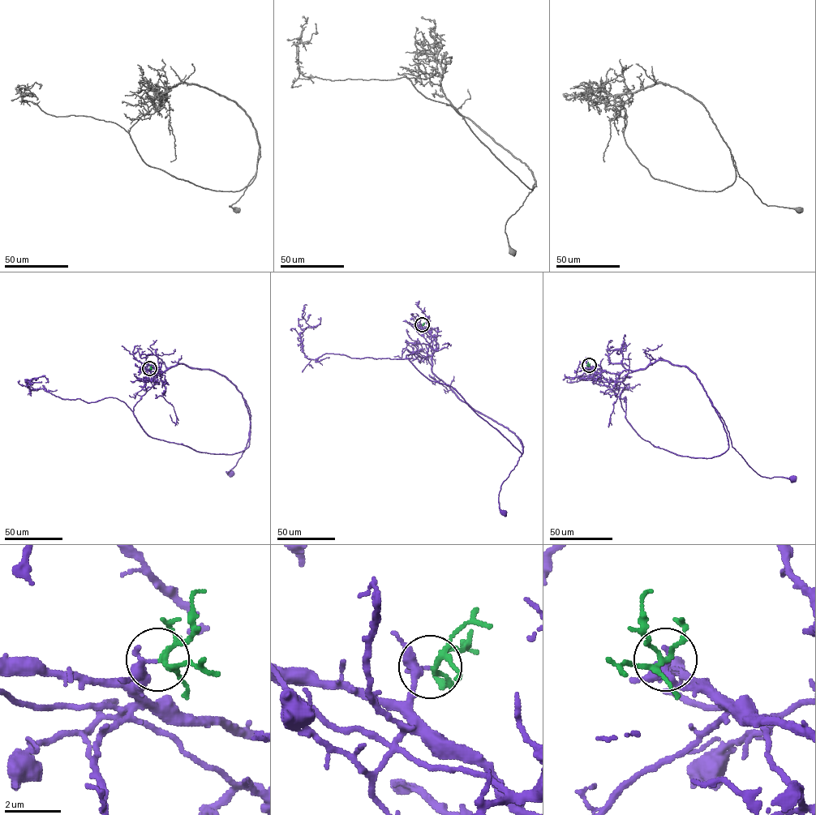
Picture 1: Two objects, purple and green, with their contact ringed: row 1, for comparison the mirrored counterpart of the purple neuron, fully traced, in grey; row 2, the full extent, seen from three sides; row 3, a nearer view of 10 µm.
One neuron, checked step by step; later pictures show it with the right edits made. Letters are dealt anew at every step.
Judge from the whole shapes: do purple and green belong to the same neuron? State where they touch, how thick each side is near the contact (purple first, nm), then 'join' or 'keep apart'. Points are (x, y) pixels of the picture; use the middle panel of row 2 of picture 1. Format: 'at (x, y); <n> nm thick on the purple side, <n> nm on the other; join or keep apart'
at (422, 324); 240 nm thick on the purple side, 130 nm on the other; join

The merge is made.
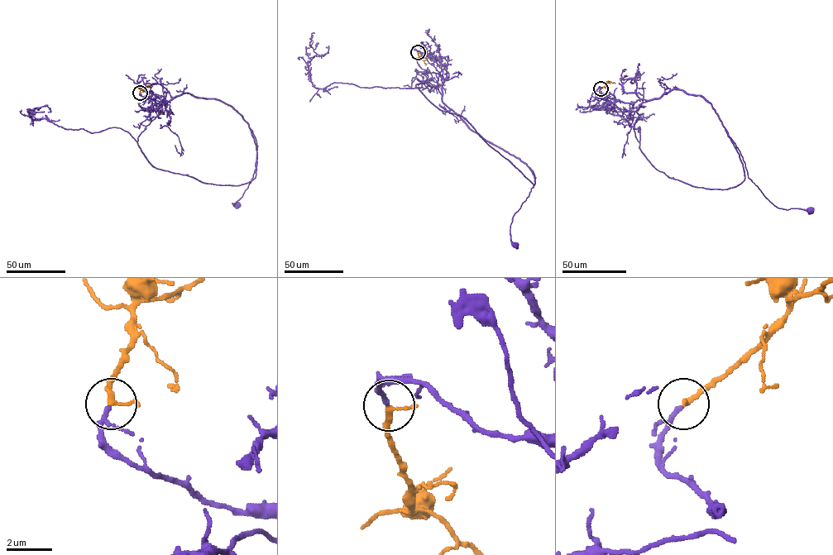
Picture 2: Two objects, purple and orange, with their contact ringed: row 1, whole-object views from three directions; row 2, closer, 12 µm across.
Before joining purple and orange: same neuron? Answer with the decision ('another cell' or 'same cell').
same cell

